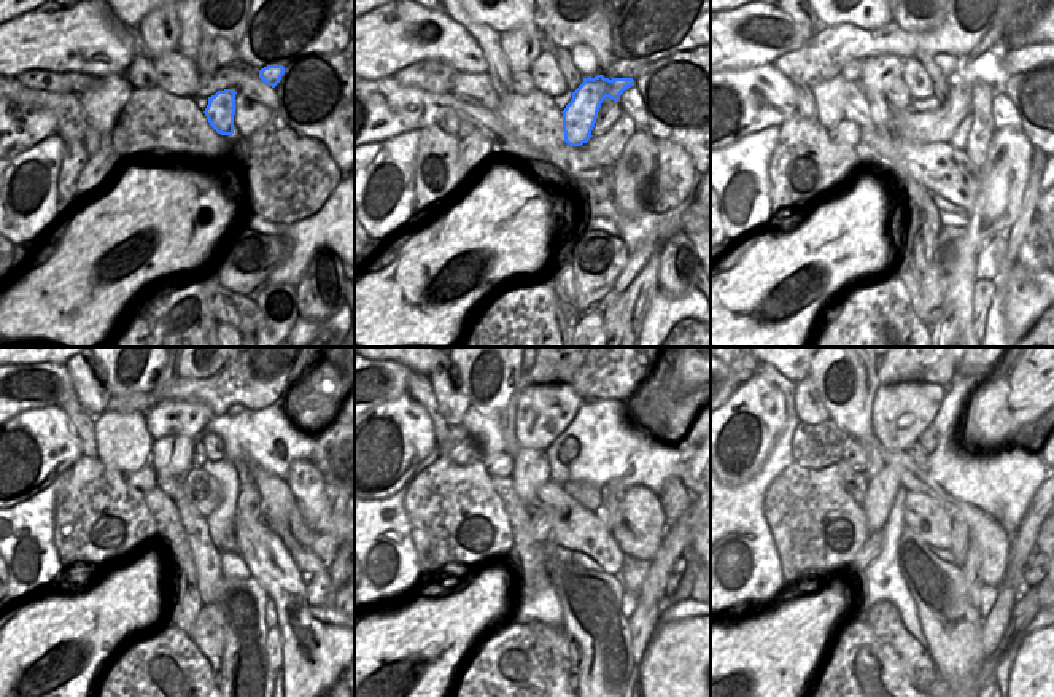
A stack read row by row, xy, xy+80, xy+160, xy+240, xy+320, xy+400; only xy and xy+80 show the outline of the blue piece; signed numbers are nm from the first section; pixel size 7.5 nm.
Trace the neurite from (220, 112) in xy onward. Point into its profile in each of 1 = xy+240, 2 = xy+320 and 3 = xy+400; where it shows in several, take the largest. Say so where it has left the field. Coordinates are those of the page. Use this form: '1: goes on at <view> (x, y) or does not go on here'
1: goes on at xy+240 (202, 490)
2: goes on at xy+320 (541, 517)
3: goes on at xy+400 (873, 545)

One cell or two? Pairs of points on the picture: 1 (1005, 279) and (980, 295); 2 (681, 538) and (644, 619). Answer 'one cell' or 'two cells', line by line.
1: two cells
2: one cell

